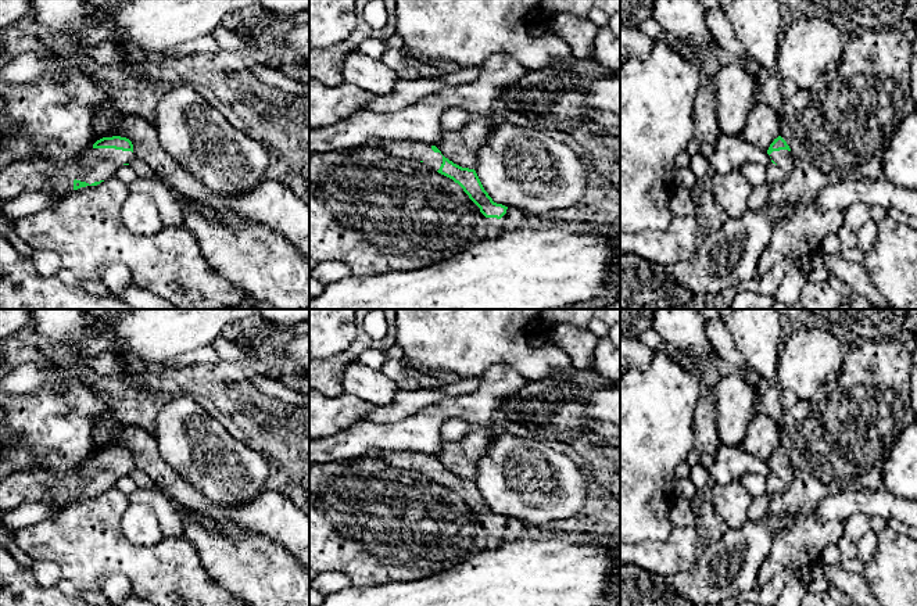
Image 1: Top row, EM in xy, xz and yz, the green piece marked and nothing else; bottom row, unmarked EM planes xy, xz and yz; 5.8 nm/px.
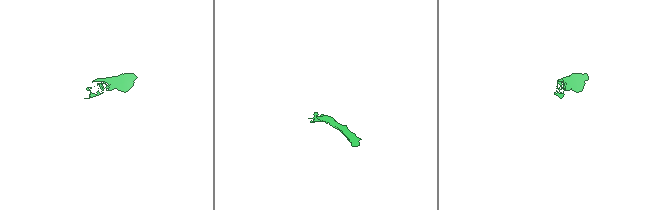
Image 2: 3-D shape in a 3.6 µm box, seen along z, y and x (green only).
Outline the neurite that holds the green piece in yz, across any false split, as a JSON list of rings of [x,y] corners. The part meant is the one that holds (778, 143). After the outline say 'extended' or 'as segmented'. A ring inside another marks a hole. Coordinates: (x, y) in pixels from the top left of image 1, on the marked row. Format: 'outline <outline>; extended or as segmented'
outline [[[778,136],[770,144],[767,154],[771,158],[771,162],[778,165],[781,169],[789,172],[794,166],[794,157],[787,141]]]; extended

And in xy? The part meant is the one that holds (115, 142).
outline [[[121,136],[103,137],[80,157],[31,159],[11,164],[0,171],[0,200],[10,200],[26,191],[46,191],[62,196],[86,186],[97,186],[114,178],[121,165],[135,158],[133,144]]]; extended

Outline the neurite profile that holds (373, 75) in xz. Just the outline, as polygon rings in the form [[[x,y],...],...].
[[[359,50],[347,54],[341,64],[344,82],[365,89],[375,96],[390,96],[400,79],[382,60],[373,60]]]

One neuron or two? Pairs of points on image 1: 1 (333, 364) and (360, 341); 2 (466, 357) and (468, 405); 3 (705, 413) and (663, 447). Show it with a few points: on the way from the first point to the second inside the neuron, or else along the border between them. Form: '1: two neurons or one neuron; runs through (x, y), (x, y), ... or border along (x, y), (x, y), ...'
1: one neuron; runs through (340, 361), (354, 348)
2: two neurons; border along (512, 366), (491, 364), (480, 375)
3: two neurons; border along (701, 397), (692, 419), (692, 447)

